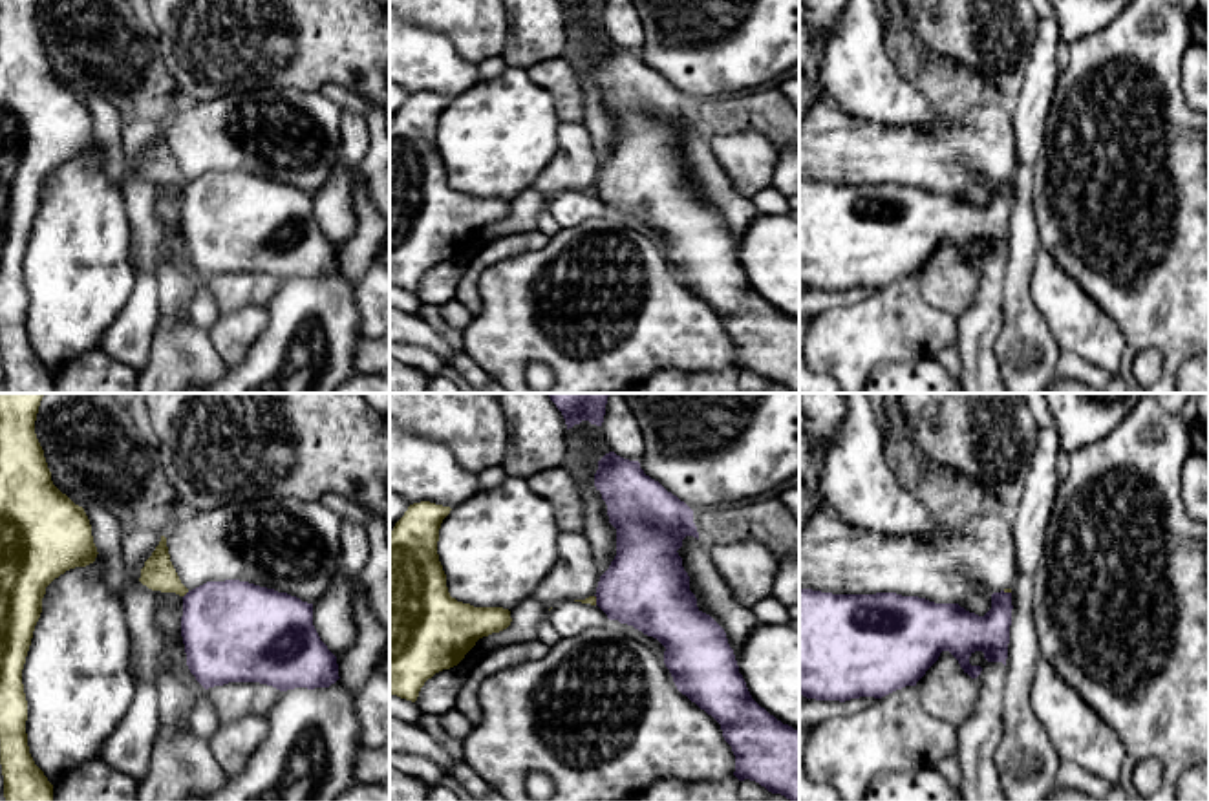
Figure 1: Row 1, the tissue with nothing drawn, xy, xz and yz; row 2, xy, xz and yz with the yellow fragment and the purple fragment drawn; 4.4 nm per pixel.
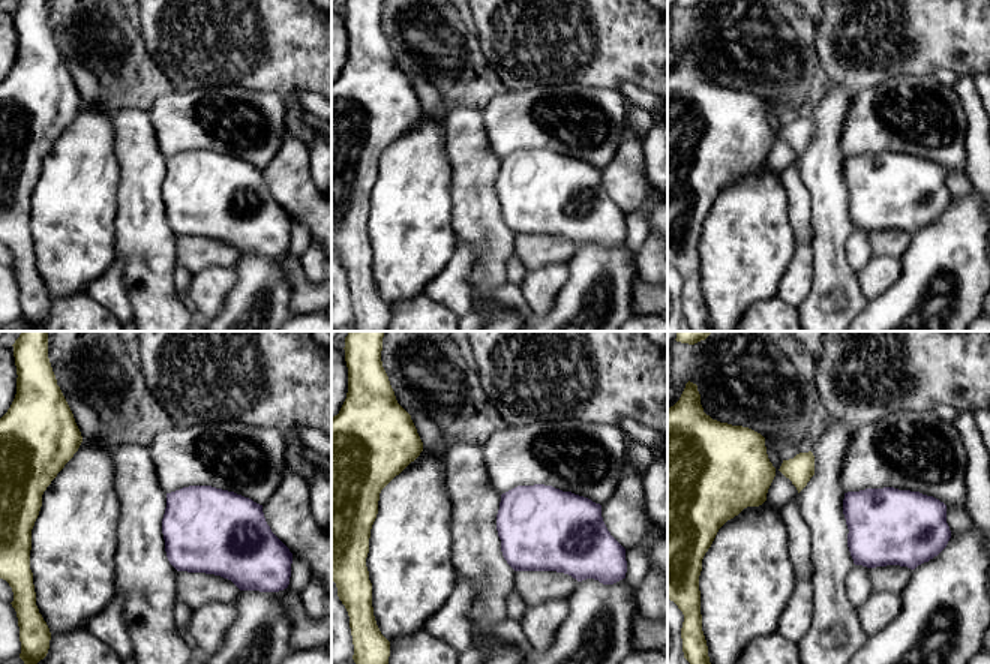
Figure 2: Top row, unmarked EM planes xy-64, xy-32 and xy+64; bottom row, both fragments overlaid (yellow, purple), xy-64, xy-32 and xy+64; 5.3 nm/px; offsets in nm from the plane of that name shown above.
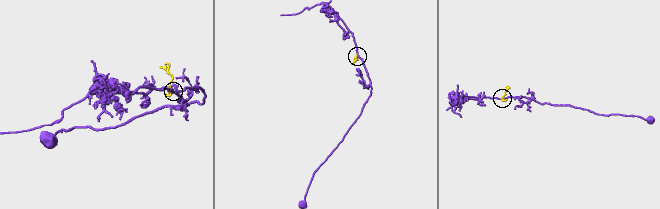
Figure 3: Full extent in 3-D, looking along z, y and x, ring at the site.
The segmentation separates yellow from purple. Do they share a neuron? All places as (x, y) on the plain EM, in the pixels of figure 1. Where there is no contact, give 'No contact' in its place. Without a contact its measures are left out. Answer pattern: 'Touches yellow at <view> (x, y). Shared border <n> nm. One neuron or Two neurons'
Touches yellow at xy (185, 183). Shared border 40 nm. Two neurons

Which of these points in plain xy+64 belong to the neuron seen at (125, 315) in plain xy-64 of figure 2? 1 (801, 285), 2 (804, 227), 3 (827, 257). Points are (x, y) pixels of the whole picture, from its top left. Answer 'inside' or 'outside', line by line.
1: inside
2: inside
3: outside

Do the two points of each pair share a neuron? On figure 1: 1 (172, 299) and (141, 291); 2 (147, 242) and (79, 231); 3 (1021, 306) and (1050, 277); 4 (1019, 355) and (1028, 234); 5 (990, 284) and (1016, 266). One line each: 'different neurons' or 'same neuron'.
1: different neurons
2: different neurons
3: different neurons
4: same neuron
5: different neurons

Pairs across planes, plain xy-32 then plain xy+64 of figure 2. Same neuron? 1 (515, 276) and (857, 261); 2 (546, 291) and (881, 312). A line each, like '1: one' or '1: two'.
1: one
2: two

